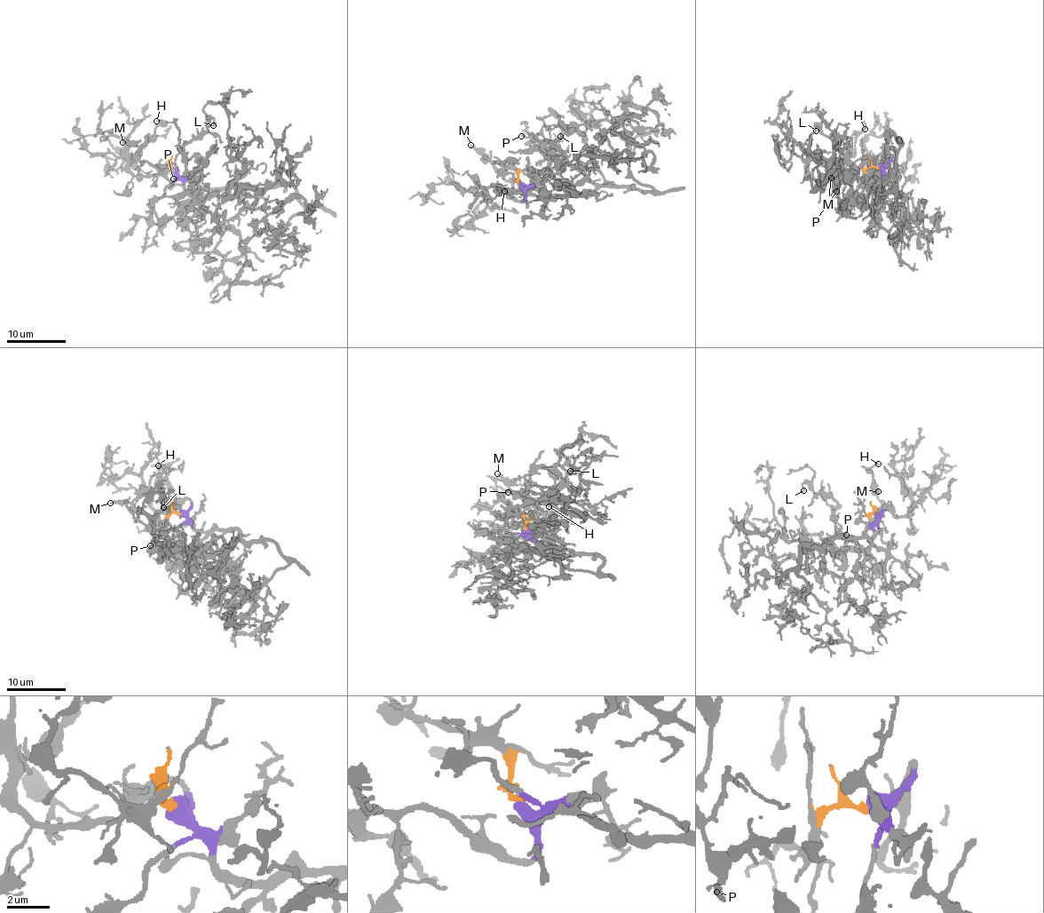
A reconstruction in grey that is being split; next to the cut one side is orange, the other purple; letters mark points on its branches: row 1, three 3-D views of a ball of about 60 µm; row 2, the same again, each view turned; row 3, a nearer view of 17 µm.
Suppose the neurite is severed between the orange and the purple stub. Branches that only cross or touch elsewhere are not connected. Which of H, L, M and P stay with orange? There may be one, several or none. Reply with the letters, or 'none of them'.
H, M

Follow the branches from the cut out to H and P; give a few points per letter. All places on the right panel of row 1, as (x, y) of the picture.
H: (878, 167), (869, 167), (862, 178), (852, 180), (847, 175), (847, 158), (854, 149), (856, 138), (865, 129)
P: (880, 167), (891, 176), (895, 170), (893, 148), (888, 152), (858, 198), (858, 178), (842, 179), (836, 192)

